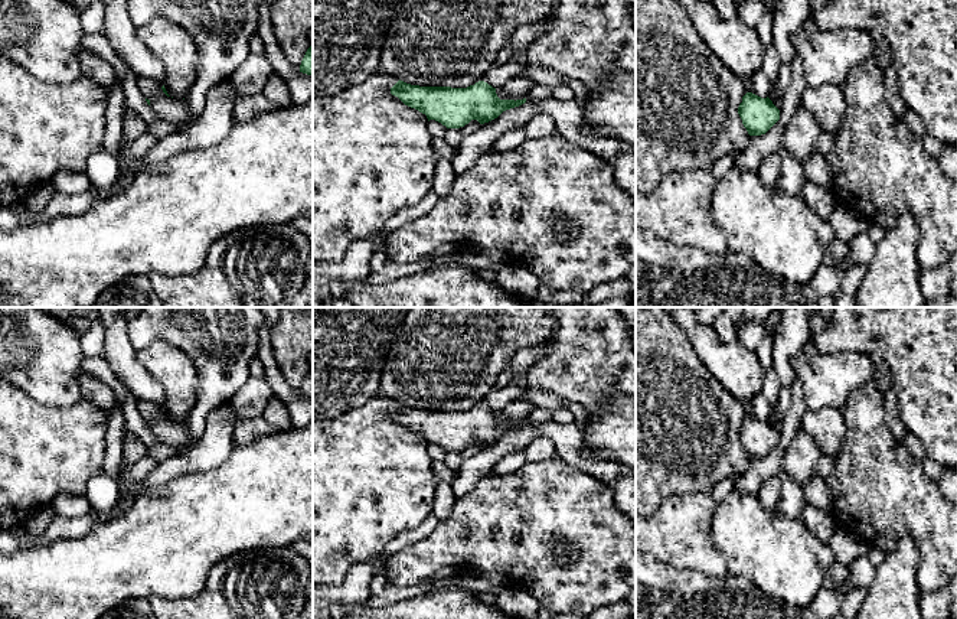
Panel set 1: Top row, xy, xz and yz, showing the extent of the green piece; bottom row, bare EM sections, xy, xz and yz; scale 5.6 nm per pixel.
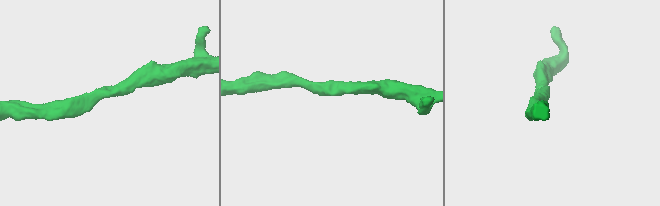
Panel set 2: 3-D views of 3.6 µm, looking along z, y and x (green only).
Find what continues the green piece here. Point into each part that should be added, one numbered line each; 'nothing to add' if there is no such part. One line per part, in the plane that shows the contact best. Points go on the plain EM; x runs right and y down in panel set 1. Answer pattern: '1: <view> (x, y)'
nothing to add

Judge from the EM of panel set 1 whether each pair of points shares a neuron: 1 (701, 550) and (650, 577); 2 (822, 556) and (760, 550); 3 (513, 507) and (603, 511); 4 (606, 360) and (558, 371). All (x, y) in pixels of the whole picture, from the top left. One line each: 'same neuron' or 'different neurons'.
1: different neurons
2: same neuron
3: same neuron
4: same neuron

